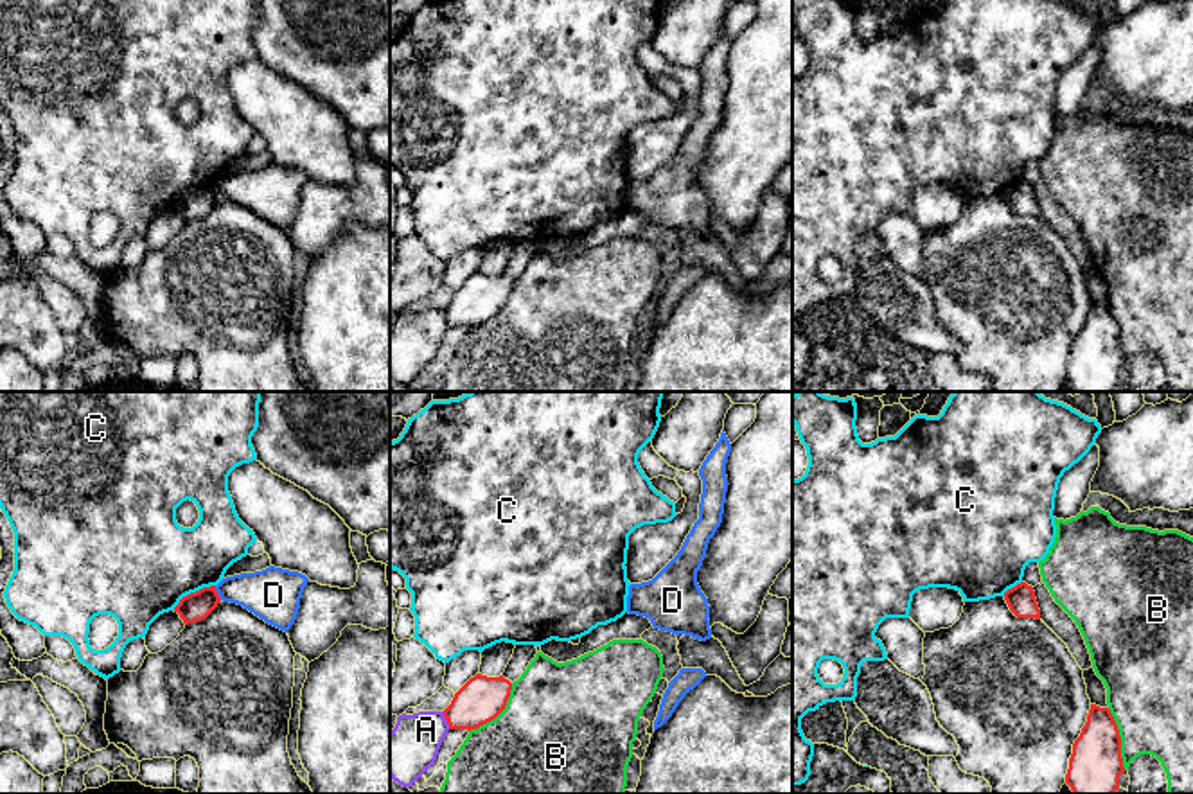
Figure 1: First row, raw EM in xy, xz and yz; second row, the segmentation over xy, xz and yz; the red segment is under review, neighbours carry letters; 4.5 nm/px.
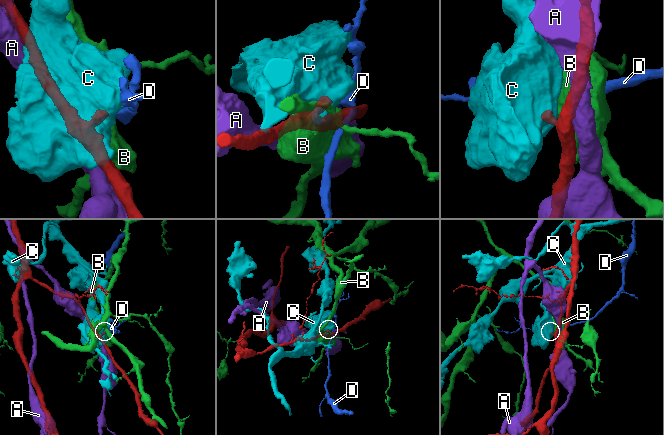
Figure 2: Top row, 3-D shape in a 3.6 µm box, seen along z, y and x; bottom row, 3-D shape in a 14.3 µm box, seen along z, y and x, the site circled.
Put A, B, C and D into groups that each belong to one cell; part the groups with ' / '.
A / B / C / D

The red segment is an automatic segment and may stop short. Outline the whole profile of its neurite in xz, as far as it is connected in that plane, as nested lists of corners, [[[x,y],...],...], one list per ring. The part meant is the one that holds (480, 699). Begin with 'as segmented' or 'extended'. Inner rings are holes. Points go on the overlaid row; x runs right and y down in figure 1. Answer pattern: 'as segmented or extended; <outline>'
as segmented; [[[476,674],[453,697],[444,710],[449,729],[478,729],[494,720],[507,706],[512,683]]]

